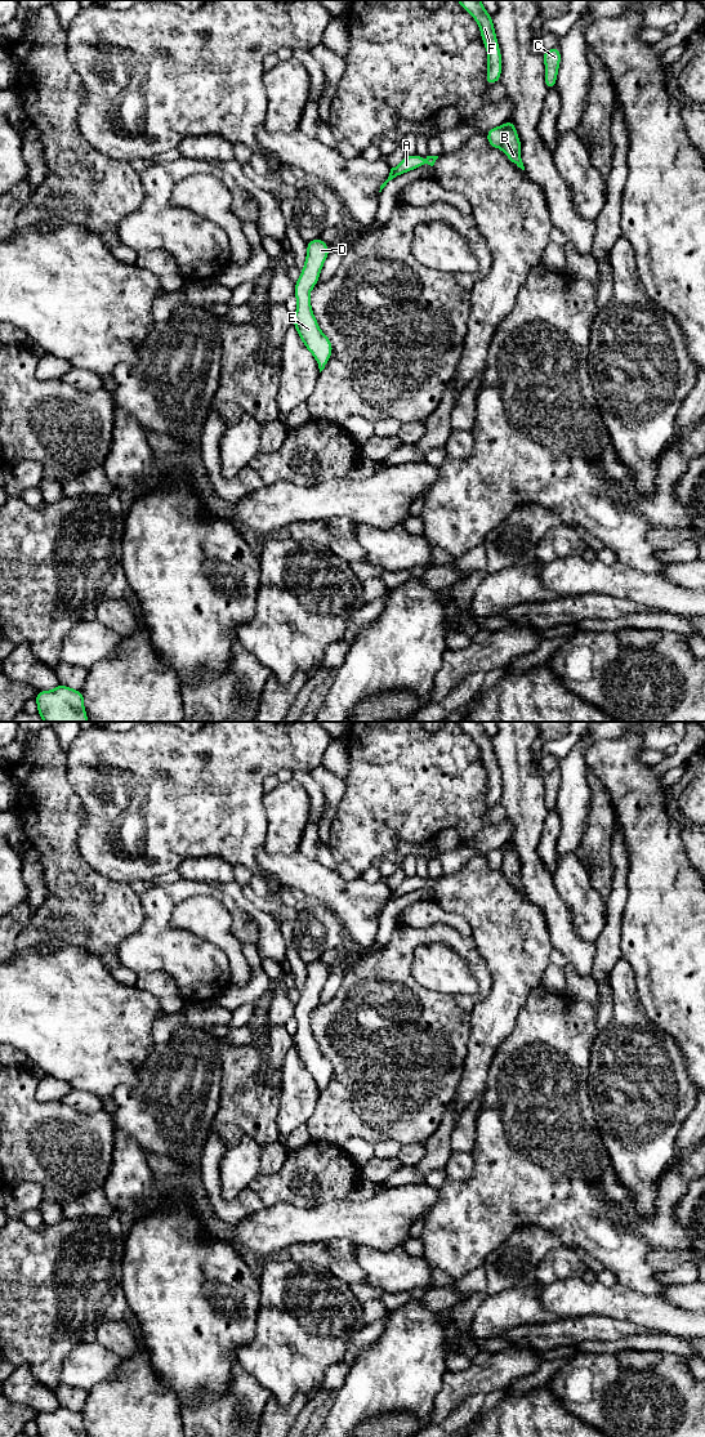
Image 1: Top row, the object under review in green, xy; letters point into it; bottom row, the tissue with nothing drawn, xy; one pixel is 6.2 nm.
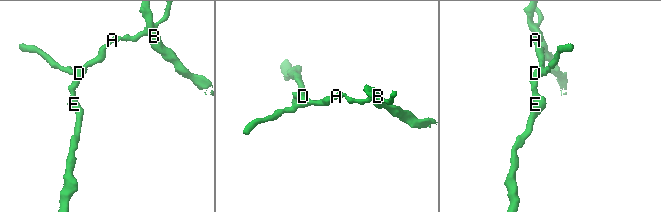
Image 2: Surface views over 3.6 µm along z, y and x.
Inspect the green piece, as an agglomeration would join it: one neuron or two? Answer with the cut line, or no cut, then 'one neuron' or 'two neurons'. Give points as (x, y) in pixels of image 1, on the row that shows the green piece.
xy (513, 129), (504, 132), (500, 147) | two neurons

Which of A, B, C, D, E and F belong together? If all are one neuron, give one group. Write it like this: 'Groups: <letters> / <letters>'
Groups: A C D E / B F

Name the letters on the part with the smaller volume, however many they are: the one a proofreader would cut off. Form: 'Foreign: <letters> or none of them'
Foreign: B, F

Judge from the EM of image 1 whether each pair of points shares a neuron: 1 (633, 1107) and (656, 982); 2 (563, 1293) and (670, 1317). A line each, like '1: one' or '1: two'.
1: two
2: one

